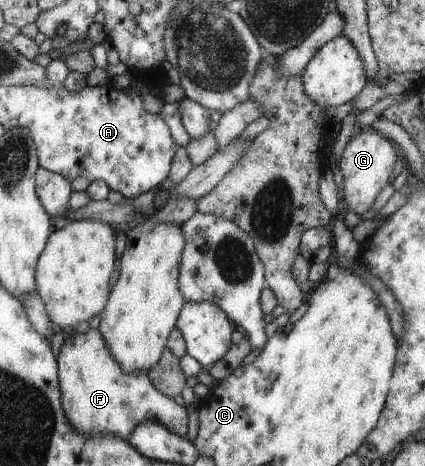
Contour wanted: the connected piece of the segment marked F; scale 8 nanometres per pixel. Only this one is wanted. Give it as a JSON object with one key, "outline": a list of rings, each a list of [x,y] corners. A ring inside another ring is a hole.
{"outline":[[[88,328],[85,333],[74,332],[64,341],[57,352],[57,364],[60,368],[60,389],[62,410],[69,424],[80,433],[113,433],[116,437],[125,439],[135,428],[136,424],[145,419],[153,419],[165,425],[173,433],[185,436],[187,432],[187,410],[184,405],[176,404],[172,397],[160,393],[149,380],[147,371],[139,369],[126,373],[114,360],[99,328]]]}

